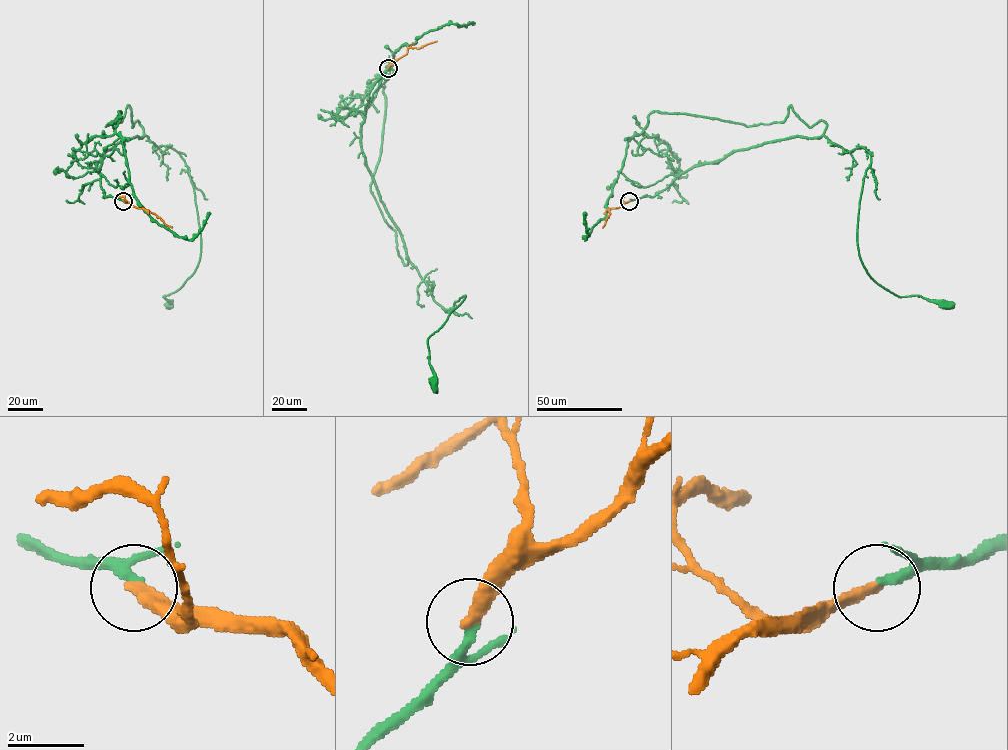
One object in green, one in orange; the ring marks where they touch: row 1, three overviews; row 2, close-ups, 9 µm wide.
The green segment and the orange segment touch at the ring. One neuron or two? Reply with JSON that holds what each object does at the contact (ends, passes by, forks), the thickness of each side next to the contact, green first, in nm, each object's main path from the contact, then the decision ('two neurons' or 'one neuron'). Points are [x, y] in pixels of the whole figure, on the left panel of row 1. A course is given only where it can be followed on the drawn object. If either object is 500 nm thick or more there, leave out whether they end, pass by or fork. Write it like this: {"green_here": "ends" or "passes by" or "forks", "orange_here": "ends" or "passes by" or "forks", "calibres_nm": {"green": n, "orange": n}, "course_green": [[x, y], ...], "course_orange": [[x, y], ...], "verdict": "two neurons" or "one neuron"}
{"green_here": "passes by", "orange_here": "ends", "calibres_nm": {"green": 180, "orange": 360}, "course_green": [[123, 200], [104, 195], [97, 170], [118, 143], [146, 136], [189, 169], [201, 255], [163, 296], [170, 304]], "course_orange": [[123, 201], [148, 210], [172, 227]], "verdict": "one neuron"}

